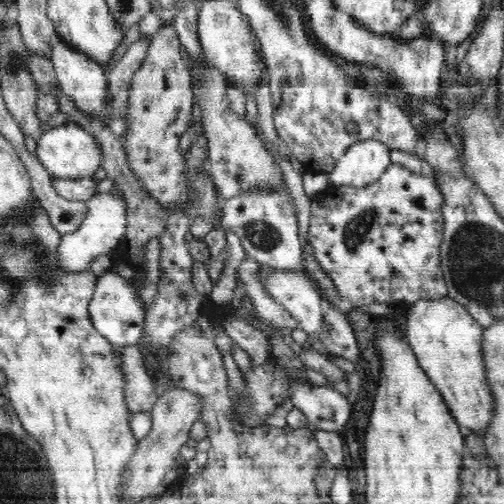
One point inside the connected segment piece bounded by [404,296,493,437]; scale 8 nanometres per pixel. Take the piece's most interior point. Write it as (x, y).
(446, 339)

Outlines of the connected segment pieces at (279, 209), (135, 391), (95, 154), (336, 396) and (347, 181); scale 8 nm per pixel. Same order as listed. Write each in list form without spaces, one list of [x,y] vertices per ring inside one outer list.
[[[262,188],[242,191],[223,204],[219,228],[232,230],[238,236],[249,260],[286,270],[304,270],[298,234],[298,214],[296,204],[286,188],[286,192],[268,192]]]
[[[136,345],[119,346],[121,368],[125,372],[125,401],[130,412],[150,413],[158,400],[148,368],[144,367],[144,352]]]
[[[73,123],[56,126],[44,131],[38,138],[35,155],[41,165],[58,179],[82,179],[92,177],[101,167],[102,151],[91,134]]]
[[[328,385],[295,388],[292,404],[305,414],[309,423],[328,432],[339,433],[352,414],[352,403],[348,401],[348,396]]]
[[[368,139],[354,143],[329,176],[330,185],[368,186],[380,179],[380,175],[392,164],[391,149],[383,142]]]

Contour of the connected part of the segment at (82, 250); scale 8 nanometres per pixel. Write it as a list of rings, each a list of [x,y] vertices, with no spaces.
[[[112,192],[105,194],[95,194],[87,200],[88,214],[84,222],[78,226],[76,232],[62,234],[63,242],[59,245],[58,255],[60,266],[66,267],[68,271],[80,272],[89,270],[92,262],[101,254],[114,252],[120,240],[125,236],[127,229],[127,204],[124,196],[116,197]]]

